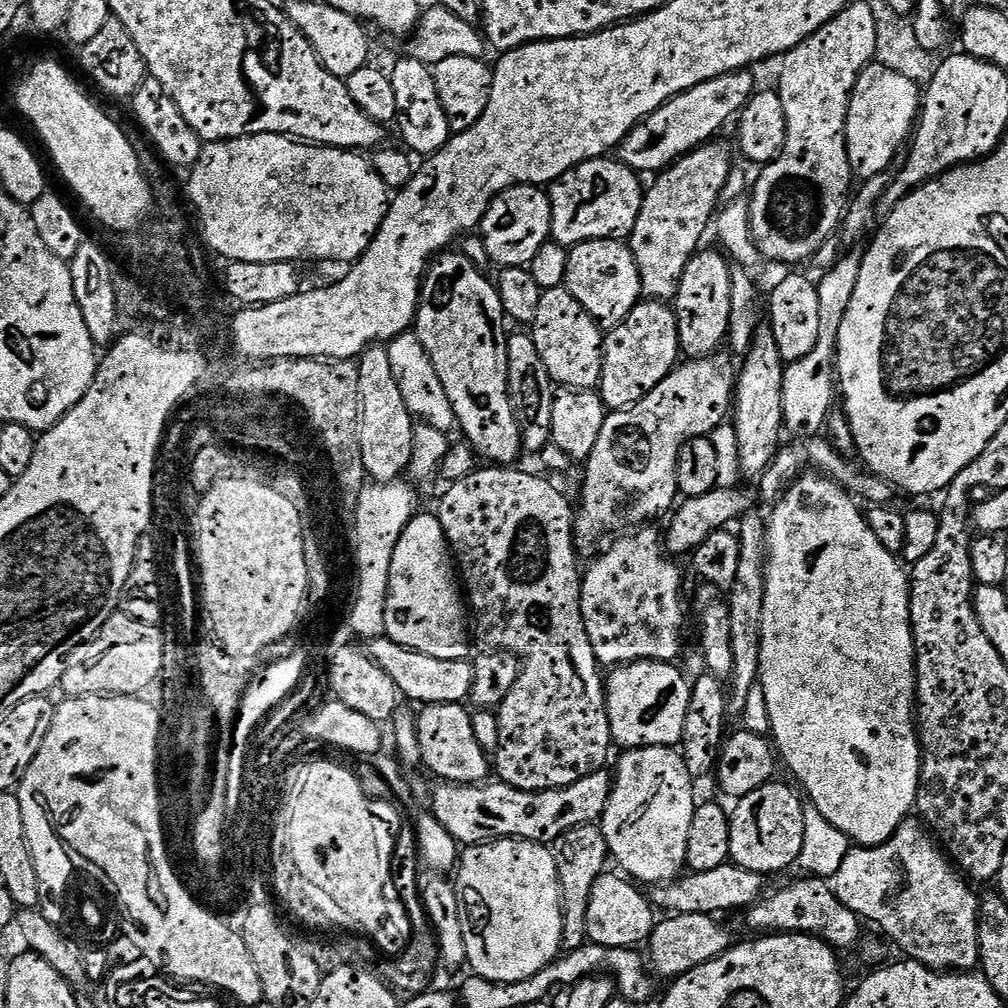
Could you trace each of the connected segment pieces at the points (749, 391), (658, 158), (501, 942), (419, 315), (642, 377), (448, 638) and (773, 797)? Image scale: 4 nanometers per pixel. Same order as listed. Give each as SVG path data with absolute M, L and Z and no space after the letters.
M757 325L752 344L744 354L745 362L737 373L734 384L734 409L732 425L739 446L739 475L759 479L772 464L781 445L780 434L784 432L784 384L786 385L786 362L781 358L771 325Z
M748 70L727 72L724 76L710 78L710 82L702 82L682 94L673 96L661 108L651 112L645 120L628 131L618 145L620 163L627 164L637 174L659 174L681 156L711 141L711 136L731 116L732 119L739 117L757 91L758 85L750 73Z
M498 839L468 846L459 857L456 874L454 885L459 893L466 964L472 967L471 971L475 975L481 976L483 980L492 980L495 984L522 982L547 968L561 955L560 879L551 847L520 839Z
M448 250L437 255L427 265L420 286L419 304L416 308L414 335L419 338L424 353L430 358L438 378L442 382L442 390L446 390L446 398L451 415L460 423L467 443L472 452L481 461L491 462L496 466L512 466L522 456L520 427L508 397L508 336L504 332L506 317L504 307L495 283L488 284L487 275L476 268L459 251Z
M641 299L621 324L603 337L604 365L600 371L598 391L608 410L629 408L637 404L658 382L662 382L681 359L676 313L667 303Z
M421 511L419 514L413 515L411 519L407 521L408 524L404 529L399 529L398 535L400 535L400 548L396 548L396 564L392 564L392 596L388 596L388 628L392 628L392 641L400 644L404 648L408 648L410 651L421 652L424 655L429 655L430 658L438 658L444 660L459 660L463 661L470 652L470 628L466 623L464 625L464 610L466 614L466 604L462 599L461 589L458 587L457 581L452 581L452 574L454 578L454 560L450 555L450 549L447 540L444 538L444 531L440 525L439 515L433 514L432 516L428 512Z
M776 783L763 784L758 790L739 797L735 801L736 809L730 812L730 860L747 872L769 874L793 867L802 850L805 803L786 785Z

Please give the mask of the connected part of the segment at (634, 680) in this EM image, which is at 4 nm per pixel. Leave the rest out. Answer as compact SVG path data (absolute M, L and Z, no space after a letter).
M635 660L633 664L622 664L611 669L606 676L604 703L608 706L608 721L613 741L621 744L621 749L634 748L666 748L664 740L652 740L656 732L656 724L652 724L652 712L656 712L656 704L680 704L684 708L684 700L690 700L692 692L684 692L685 673L676 669L677 665L662 660Z

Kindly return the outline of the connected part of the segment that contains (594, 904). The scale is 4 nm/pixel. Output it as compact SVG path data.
M605 874L598 878L598 882L594 882L590 906L586 910L588 940L607 948L636 948L640 943L643 945L652 933L654 908L649 897L645 893L643 896L639 892L641 889L631 879L620 874L615 875Z

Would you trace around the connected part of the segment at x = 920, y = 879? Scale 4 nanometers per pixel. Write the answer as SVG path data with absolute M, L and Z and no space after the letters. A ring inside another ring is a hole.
M931 835L920 836L916 844L900 844L900 840L891 840L891 851L895 853L897 864L903 872L903 884L897 890L896 895L879 899L879 896L871 887L868 877L868 868L855 869L855 863L843 864L838 867L838 872L831 876L830 883L832 892L854 914L860 917L861 921L877 924L898 947L905 953L909 960L916 960L927 968L934 968L938 972L958 972L968 974L979 965L978 948L978 922L980 905L978 896L975 896L968 887L969 881L950 863L947 855L938 847L937 841Z

